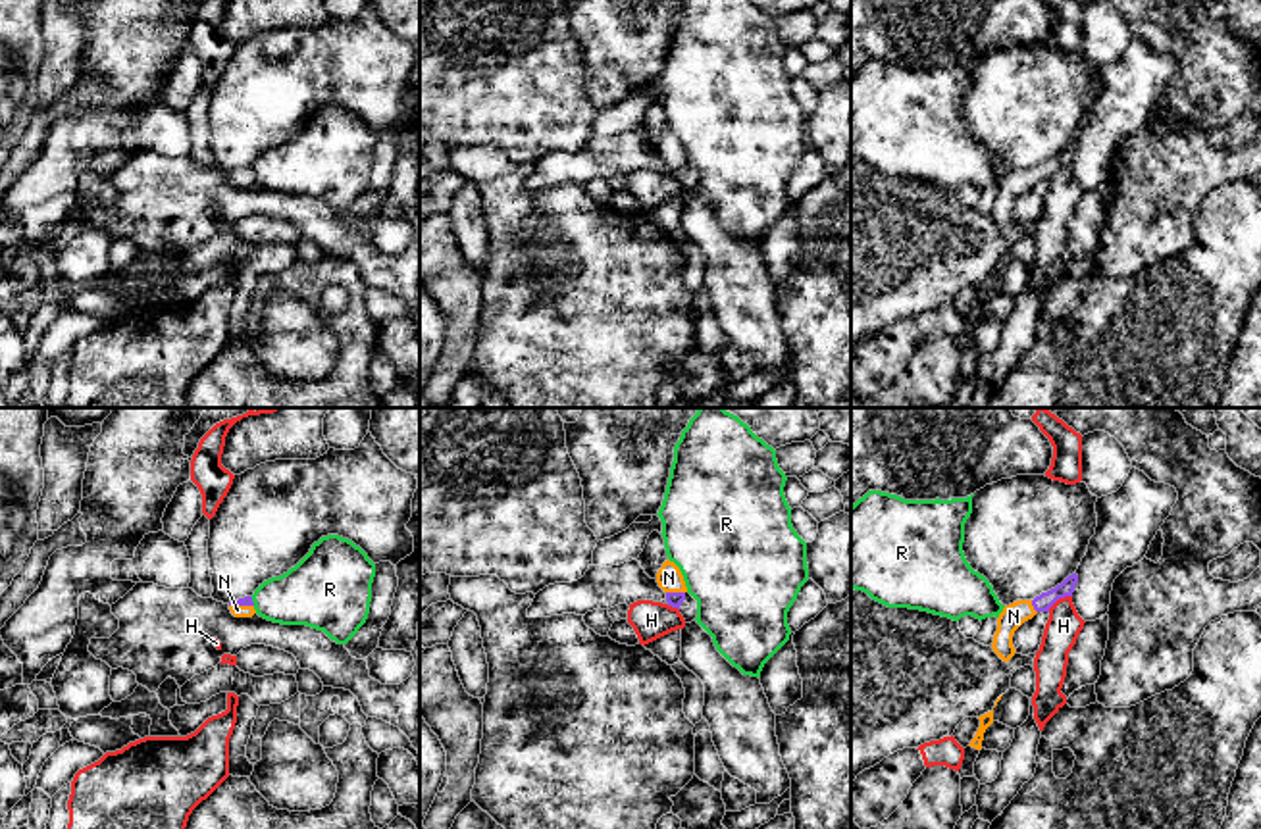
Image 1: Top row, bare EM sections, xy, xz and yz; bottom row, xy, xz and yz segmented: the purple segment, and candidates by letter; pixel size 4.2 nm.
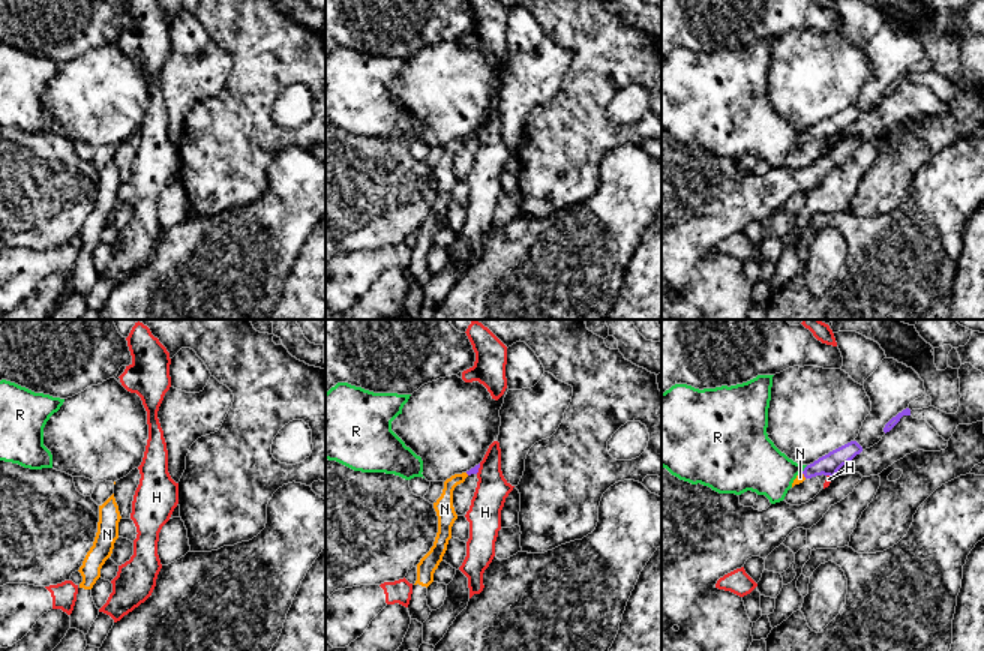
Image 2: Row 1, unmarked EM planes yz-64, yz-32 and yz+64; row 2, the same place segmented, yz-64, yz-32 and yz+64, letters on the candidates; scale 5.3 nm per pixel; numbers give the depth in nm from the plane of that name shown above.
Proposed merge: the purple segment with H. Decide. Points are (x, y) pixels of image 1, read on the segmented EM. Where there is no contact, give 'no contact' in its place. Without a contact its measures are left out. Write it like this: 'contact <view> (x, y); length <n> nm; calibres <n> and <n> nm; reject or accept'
contact yz (1059, 597); length 120 nm; calibres 70 and 140 nm; reject

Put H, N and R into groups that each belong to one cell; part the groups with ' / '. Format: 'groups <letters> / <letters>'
groups H / N / R

